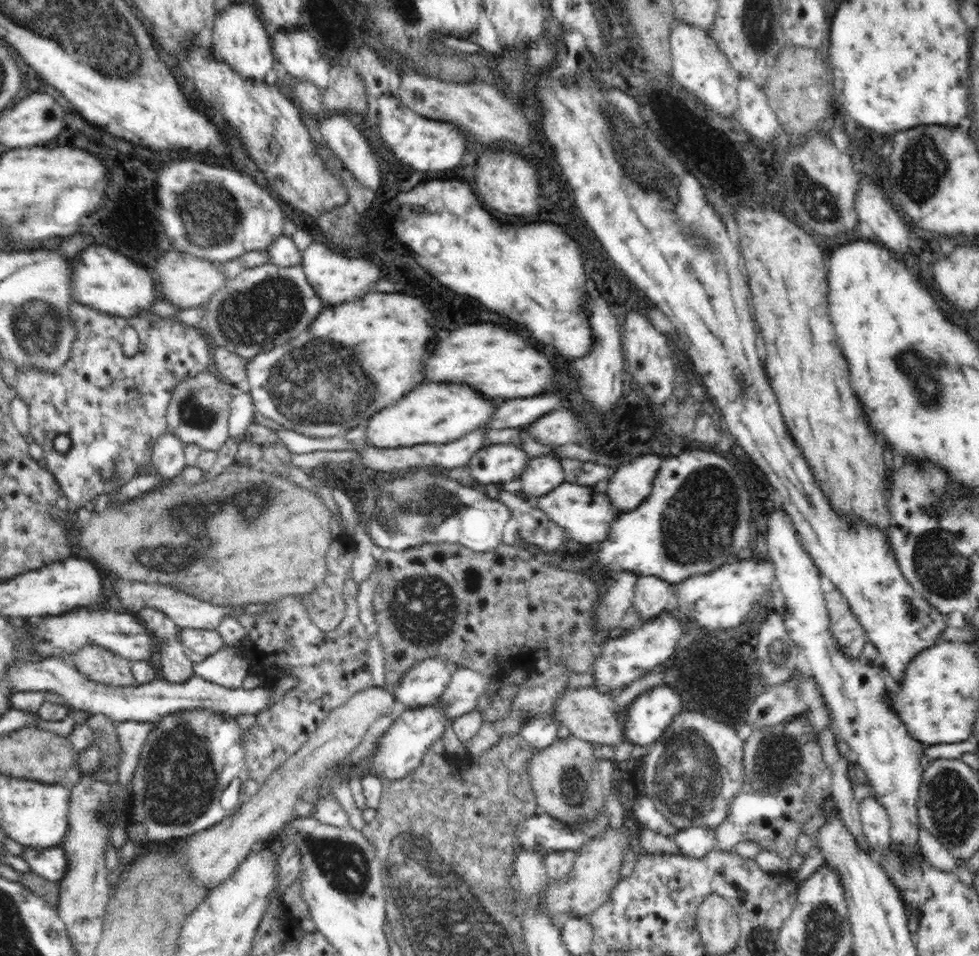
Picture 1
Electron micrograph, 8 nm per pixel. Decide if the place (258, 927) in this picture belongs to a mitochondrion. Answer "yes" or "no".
no

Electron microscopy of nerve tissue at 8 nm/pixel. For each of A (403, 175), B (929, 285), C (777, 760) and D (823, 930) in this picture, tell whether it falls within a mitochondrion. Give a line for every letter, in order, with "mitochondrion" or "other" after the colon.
A: other
B: other
C: mitochondrion
D: mitochondrion

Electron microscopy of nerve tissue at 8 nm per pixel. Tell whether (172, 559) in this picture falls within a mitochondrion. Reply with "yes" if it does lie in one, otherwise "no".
yes

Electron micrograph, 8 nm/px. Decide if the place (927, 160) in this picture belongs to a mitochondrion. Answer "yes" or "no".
yes

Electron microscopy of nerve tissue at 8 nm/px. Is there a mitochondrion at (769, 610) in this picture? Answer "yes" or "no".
no

